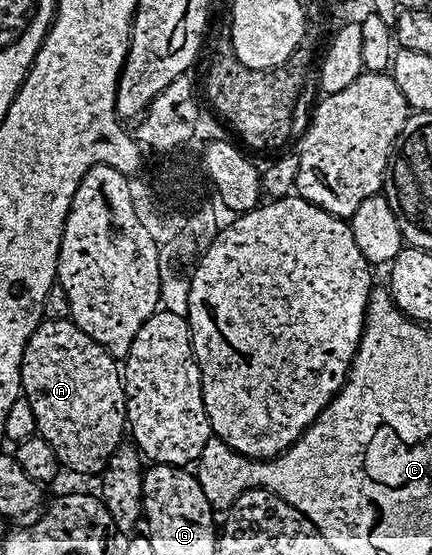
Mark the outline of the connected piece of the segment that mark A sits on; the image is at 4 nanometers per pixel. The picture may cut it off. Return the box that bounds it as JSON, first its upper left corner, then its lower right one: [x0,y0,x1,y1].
[19,318,127,475]

